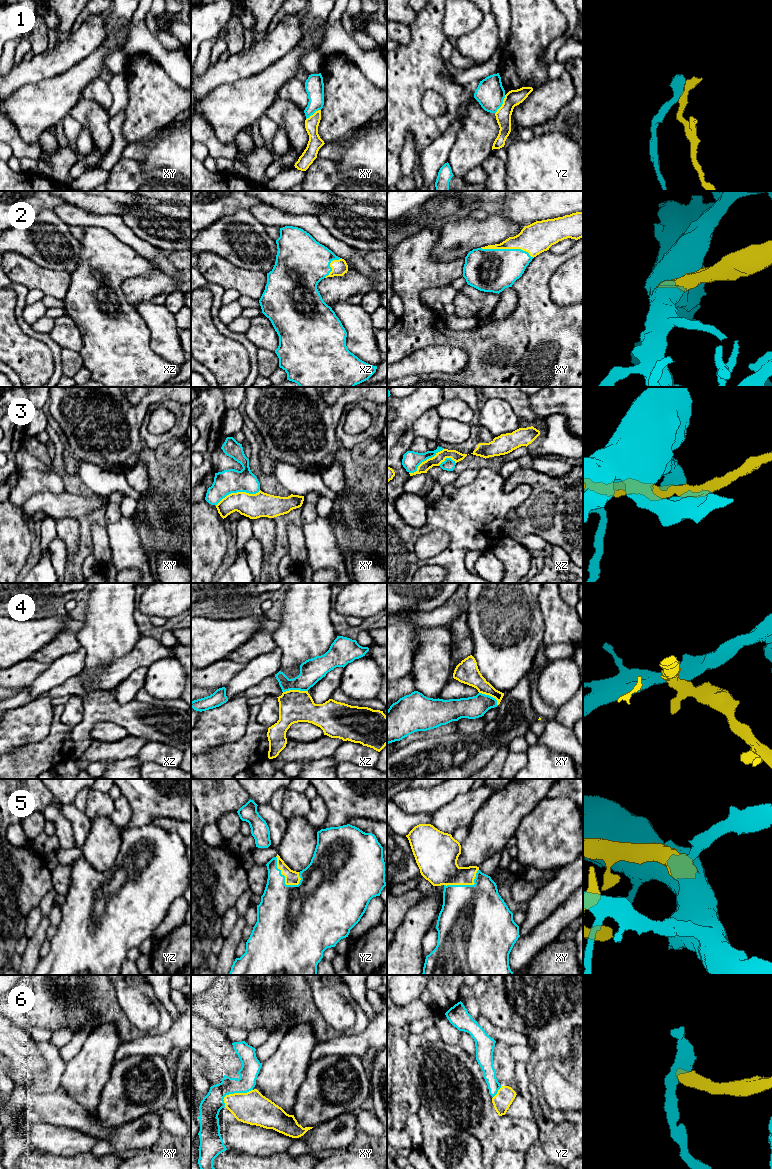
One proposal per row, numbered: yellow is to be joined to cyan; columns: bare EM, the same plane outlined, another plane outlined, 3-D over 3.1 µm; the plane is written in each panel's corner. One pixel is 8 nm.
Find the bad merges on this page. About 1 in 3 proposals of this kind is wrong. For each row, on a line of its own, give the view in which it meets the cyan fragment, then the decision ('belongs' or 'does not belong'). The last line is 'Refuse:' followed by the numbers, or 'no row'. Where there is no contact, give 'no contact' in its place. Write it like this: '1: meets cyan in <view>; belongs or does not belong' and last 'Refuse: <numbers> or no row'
1: meets cyan in yz; belongs
2: meets cyan in xy; belongs
3: meets cyan in xy; does not belong
4: meets cyan in xz; does not belong
5: meets cyan in yz; belongs
6: meets cyan in xy; does not belong
Refuse: 3, 4, 6

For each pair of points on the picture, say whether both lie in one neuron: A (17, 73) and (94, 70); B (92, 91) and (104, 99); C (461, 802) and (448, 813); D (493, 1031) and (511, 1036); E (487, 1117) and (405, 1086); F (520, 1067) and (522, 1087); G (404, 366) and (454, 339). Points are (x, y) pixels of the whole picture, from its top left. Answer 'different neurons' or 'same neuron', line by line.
A: different neurons
B: same neuron
C: same neuron
D: same neuron
E: different neurons
F: same neuron
G: different neurons

